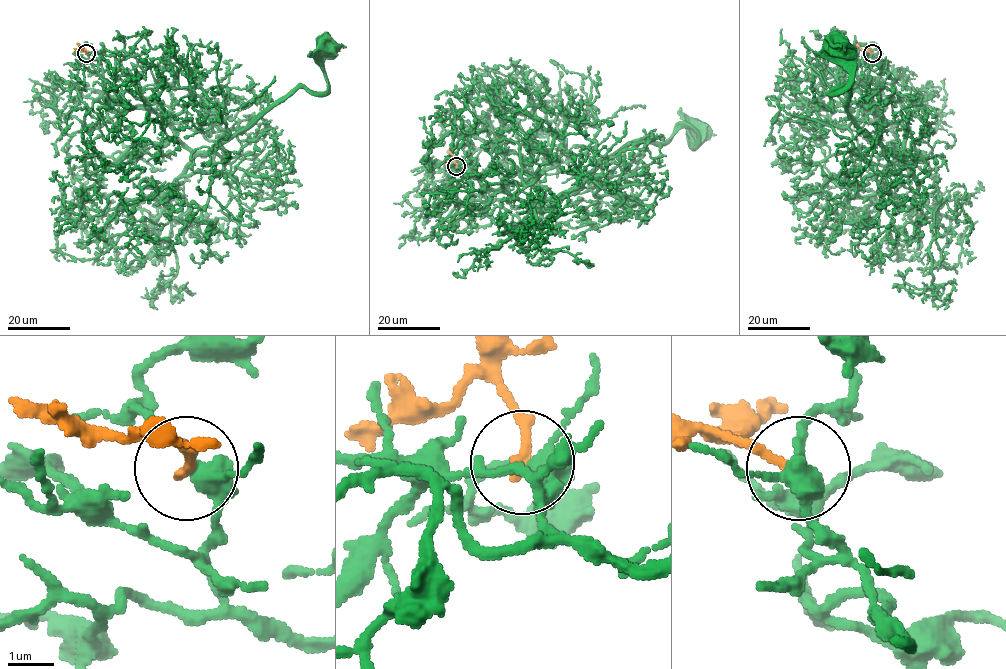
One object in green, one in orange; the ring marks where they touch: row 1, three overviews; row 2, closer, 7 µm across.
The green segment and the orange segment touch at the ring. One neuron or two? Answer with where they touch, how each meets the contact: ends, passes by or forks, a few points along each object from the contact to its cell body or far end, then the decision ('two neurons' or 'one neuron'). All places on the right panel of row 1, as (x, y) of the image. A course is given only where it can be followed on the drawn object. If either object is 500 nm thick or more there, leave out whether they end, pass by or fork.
(872, 53) | green forks | orange ends | green via (872, 53), (905, 106), (901, 151), (887, 151), (850, 118), (844, 88), (833, 92), (849, 80), (836, 44) | orange via (872, 53), (863, 51), (857, 43) | two neurons

